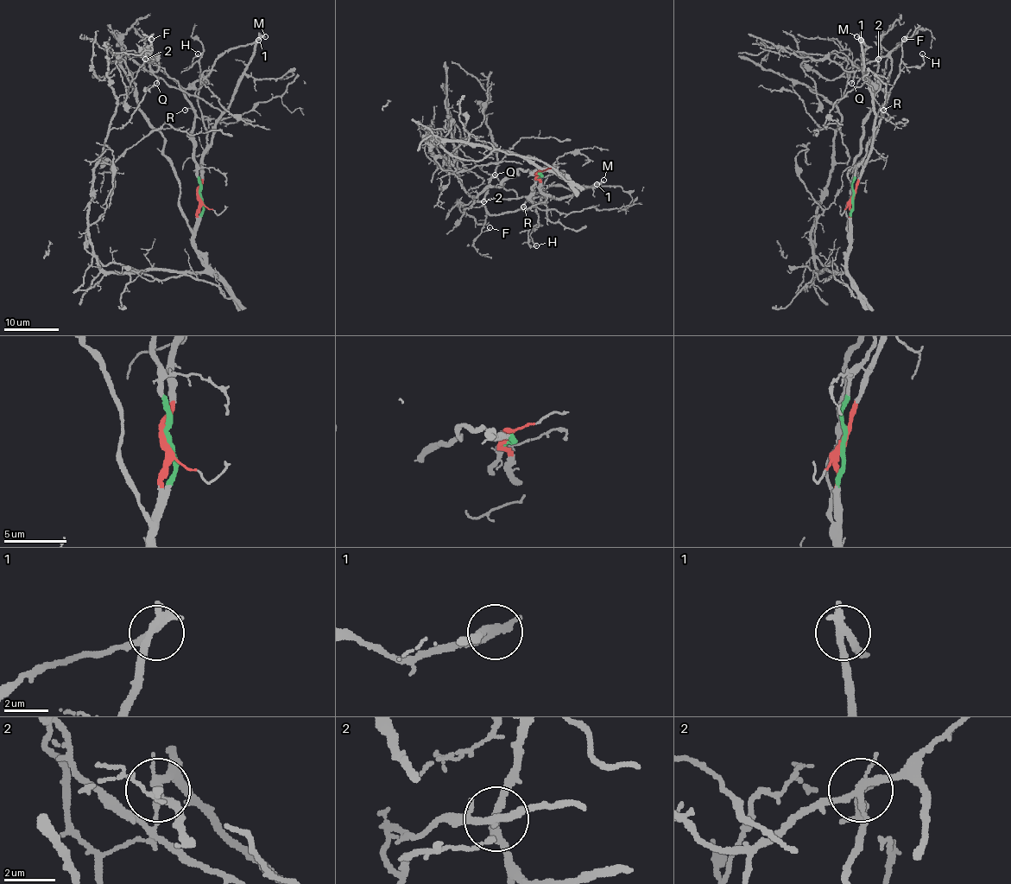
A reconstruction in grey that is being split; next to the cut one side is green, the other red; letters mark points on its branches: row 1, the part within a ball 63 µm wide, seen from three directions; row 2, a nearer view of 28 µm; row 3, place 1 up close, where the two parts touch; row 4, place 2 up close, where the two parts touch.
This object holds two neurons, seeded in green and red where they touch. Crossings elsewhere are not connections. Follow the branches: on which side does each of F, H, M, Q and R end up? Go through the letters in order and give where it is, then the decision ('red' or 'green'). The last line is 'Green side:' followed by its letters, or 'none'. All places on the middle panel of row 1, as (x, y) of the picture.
F: at (489, 227); green
H: at (536, 245); red
M: at (603, 180); green
Q: at (495, 174); green
R: at (523, 206); green
Green side: F, M, Q, R

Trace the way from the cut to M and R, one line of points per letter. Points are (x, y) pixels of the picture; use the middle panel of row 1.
M: (538, 175), (530, 199), (533, 206), (526, 208), (533, 194), (552, 185), (572, 191), (603, 180)
R: (538, 175), (530, 199), (533, 206), (528, 208), (523, 206)

